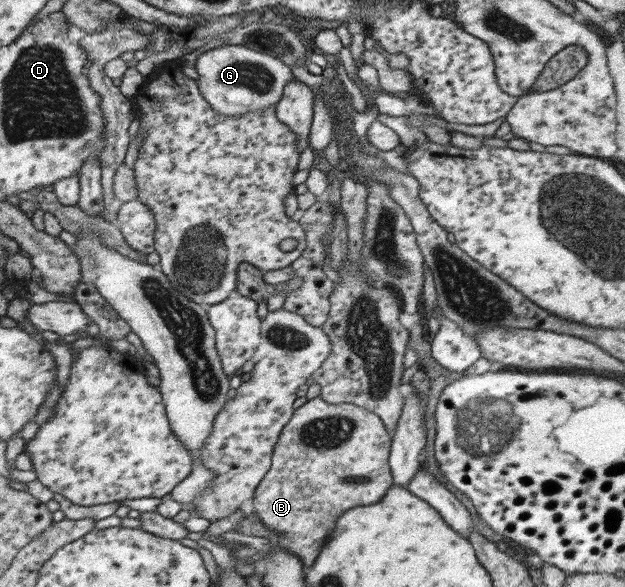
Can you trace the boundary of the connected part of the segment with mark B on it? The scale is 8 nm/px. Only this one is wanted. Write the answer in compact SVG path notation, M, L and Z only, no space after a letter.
M321 396L314 397L313 399L306 400L304 404L301 404L297 409L292 411L292 415L289 422L283 427L275 446L273 447L270 467L267 474L261 479L258 487L255 488L252 499L248 502L248 508L251 512L255 513L255 516L259 518L259 522L267 528L271 528L273 532L277 532L277 543L286 551L286 553L292 553L296 557L299 557L301 564L309 566L317 558L319 547L323 545L323 541L327 539L327 535L331 533L331 527L335 525L335 519L345 511L345 509L351 509L357 505L357 501L361 501L361 505L371 505L371 503L377 503L385 491L392 487L392 476L390 475L390 469L388 465L388 455L390 451L390 437L391 434L387 433L387 430L382 425L382 422L373 413L366 411L362 407L356 406L351 403L337 403L329 404Z

